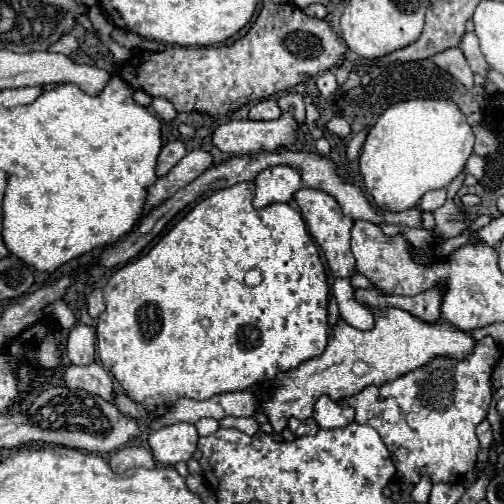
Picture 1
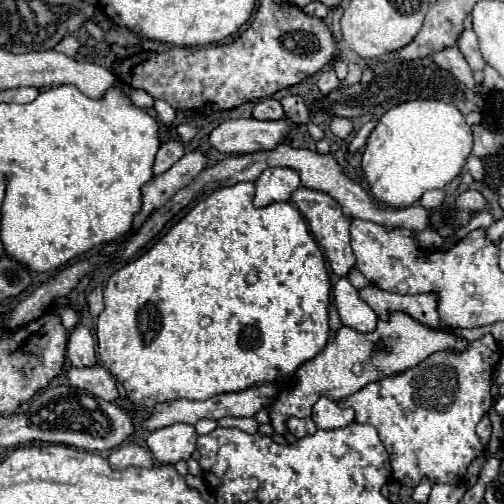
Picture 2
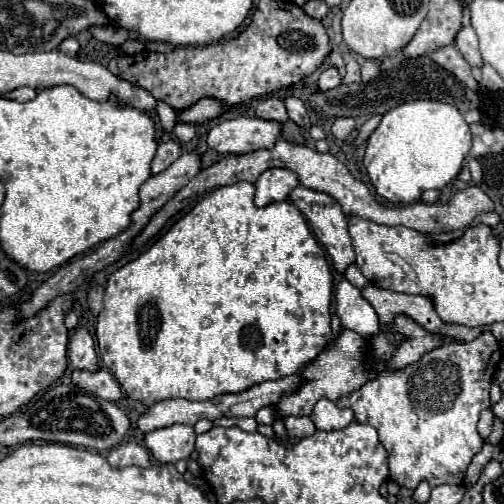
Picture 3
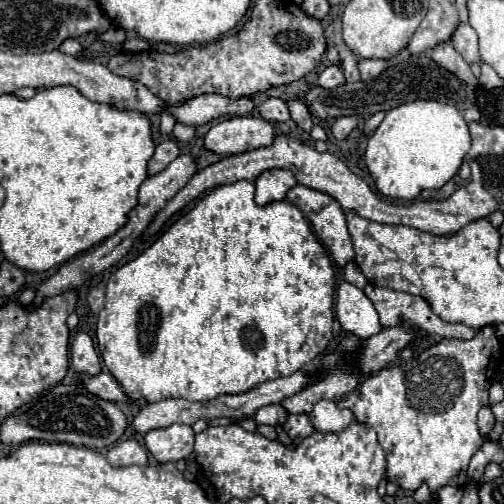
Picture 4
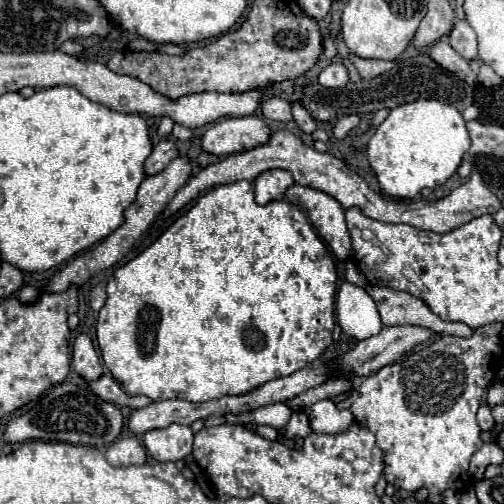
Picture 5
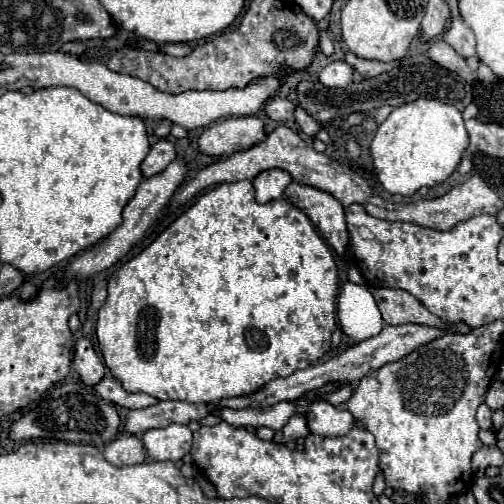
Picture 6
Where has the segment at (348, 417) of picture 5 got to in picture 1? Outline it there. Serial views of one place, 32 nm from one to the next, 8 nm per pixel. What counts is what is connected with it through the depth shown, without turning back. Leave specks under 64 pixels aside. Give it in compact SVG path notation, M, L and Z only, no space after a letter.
M320 396L314 406L314 420L320 428L340 428L354 420L354 408L340 406L330 396Z

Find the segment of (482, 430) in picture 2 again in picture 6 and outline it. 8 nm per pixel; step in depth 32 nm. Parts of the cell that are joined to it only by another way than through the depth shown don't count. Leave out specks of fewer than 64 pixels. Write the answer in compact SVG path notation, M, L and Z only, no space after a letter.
M482 404L476 412L476 420L478 420L480 428L492 428L492 410L486 404Z

